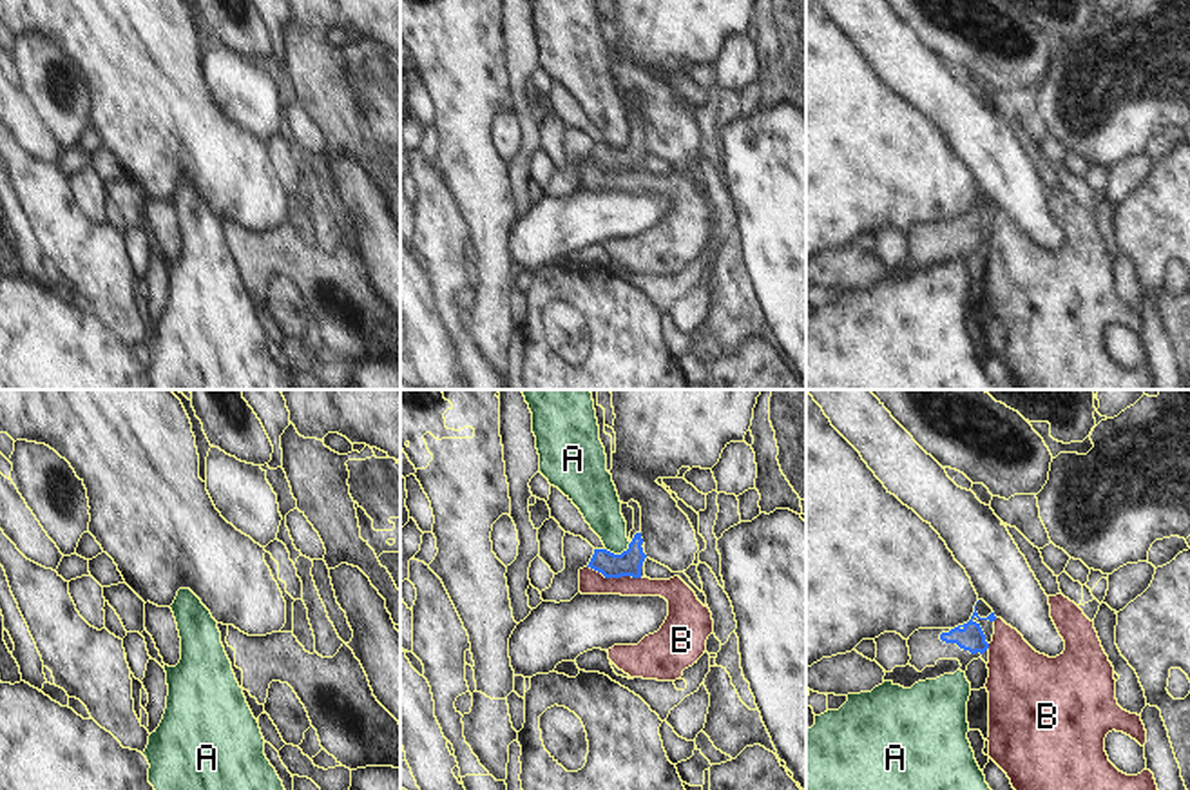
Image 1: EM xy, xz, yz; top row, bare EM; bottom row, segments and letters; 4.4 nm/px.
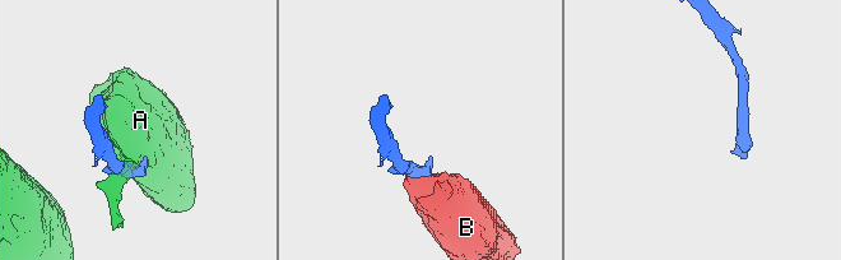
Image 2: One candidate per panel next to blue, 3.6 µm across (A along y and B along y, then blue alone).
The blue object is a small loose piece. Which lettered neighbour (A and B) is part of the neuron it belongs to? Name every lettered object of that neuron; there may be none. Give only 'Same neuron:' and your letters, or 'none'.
Same neuron: none

